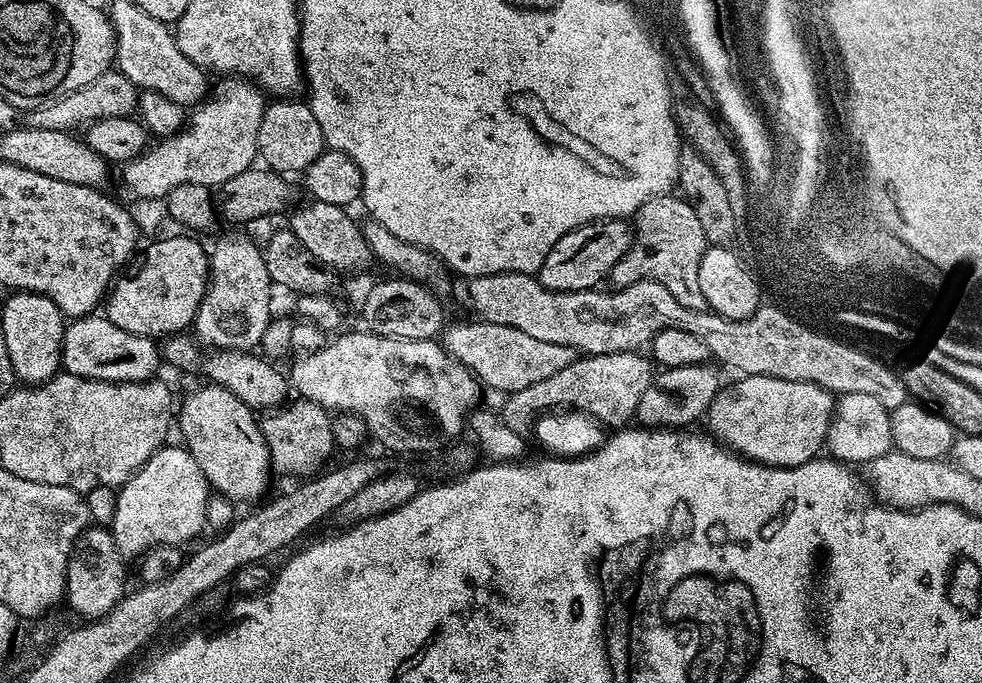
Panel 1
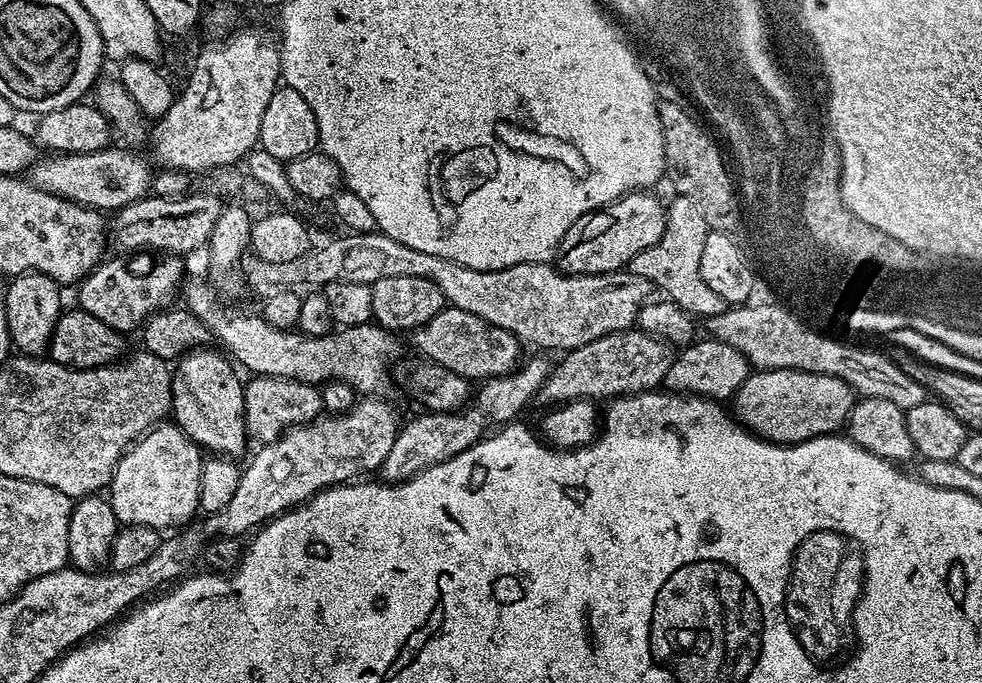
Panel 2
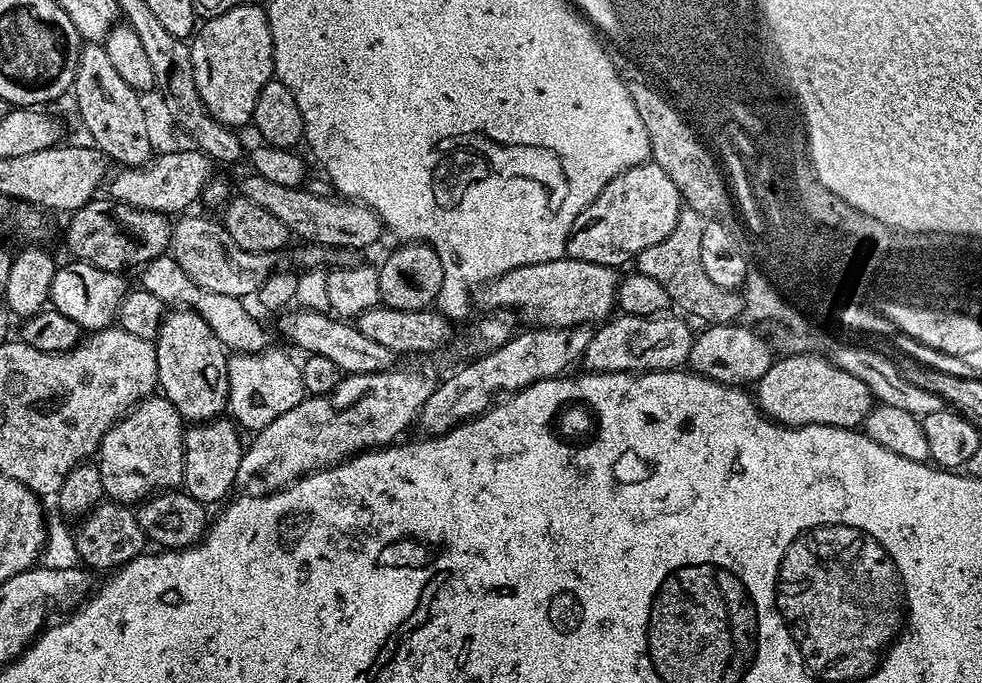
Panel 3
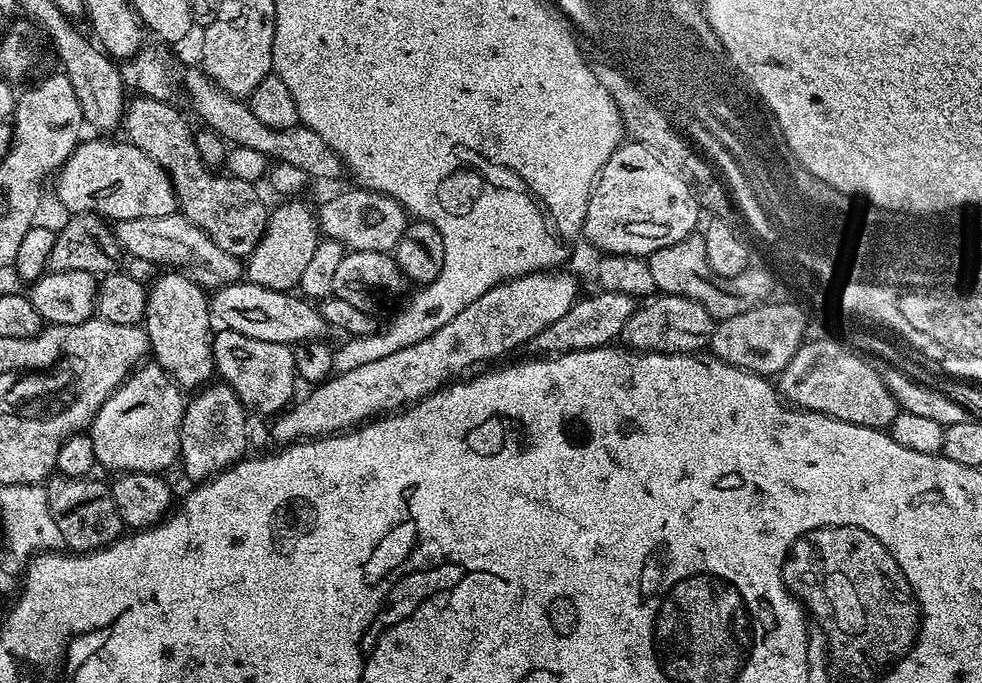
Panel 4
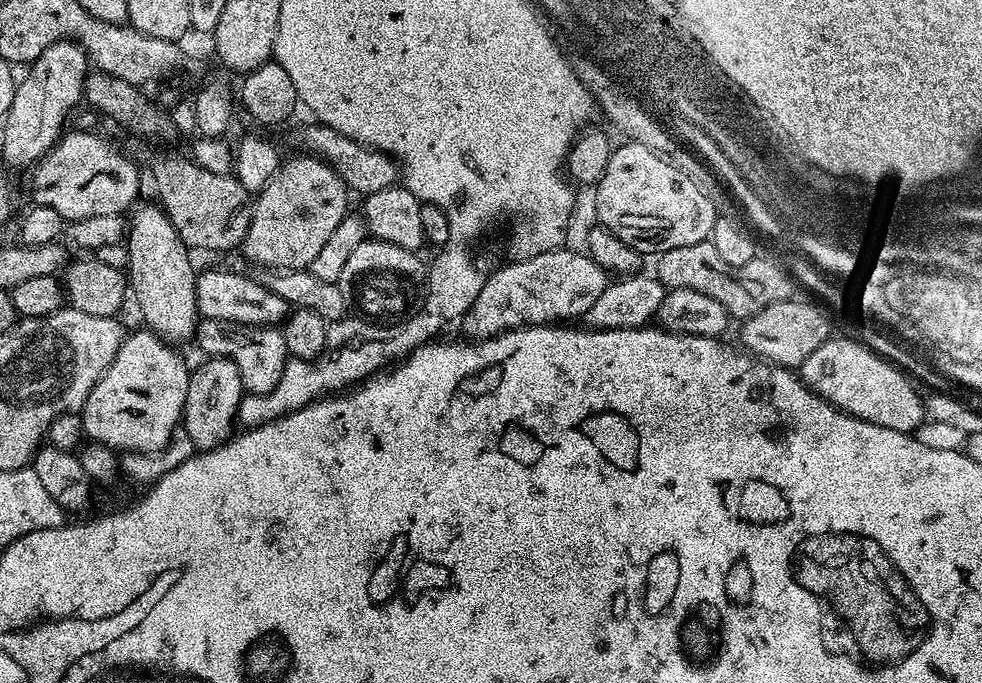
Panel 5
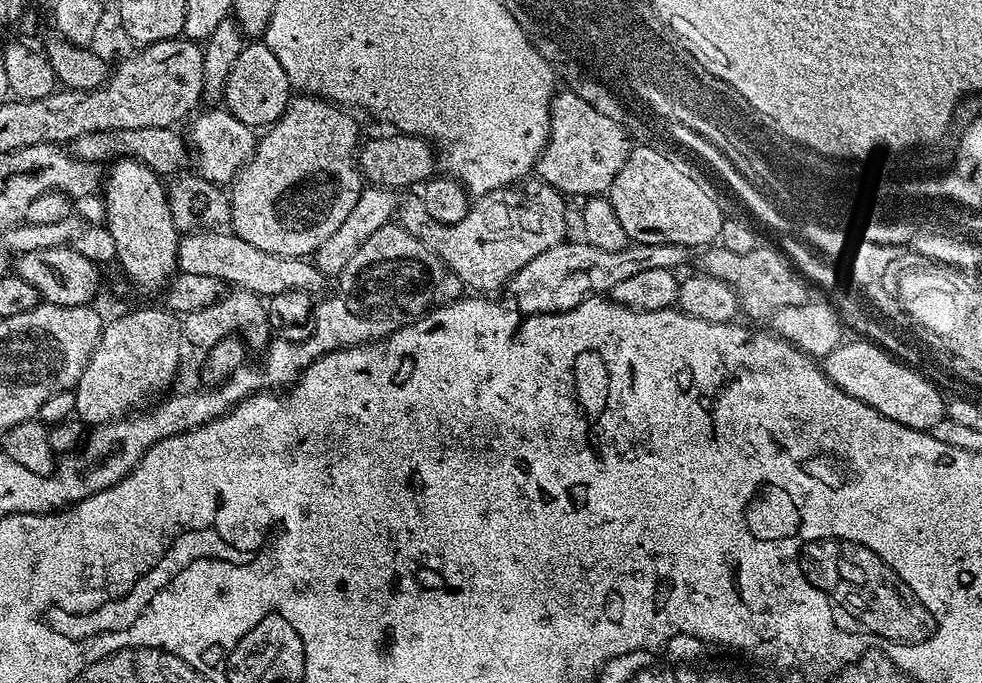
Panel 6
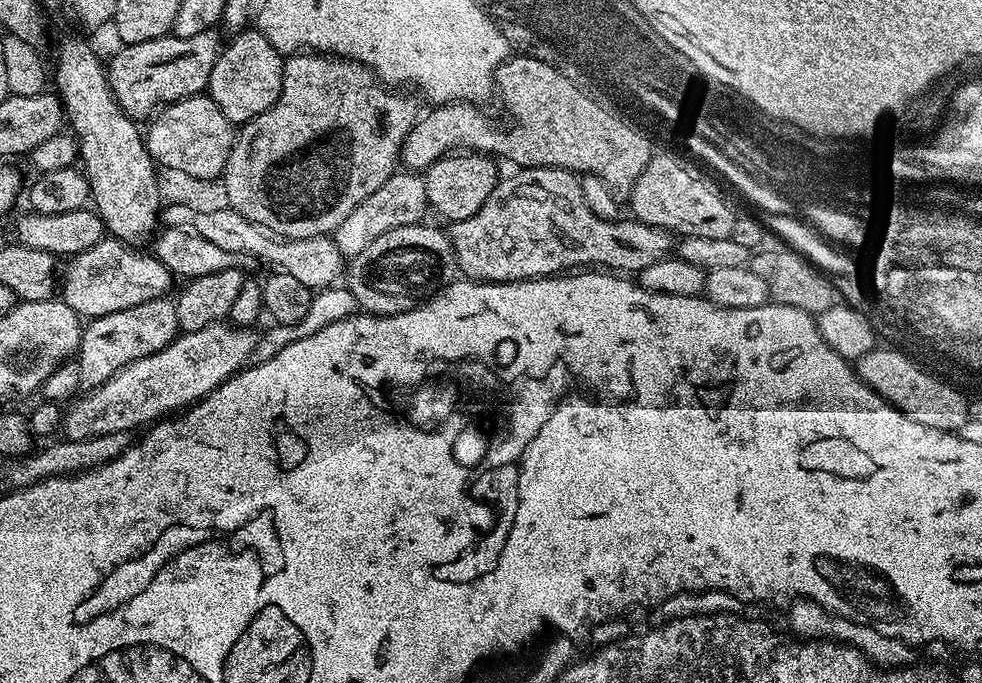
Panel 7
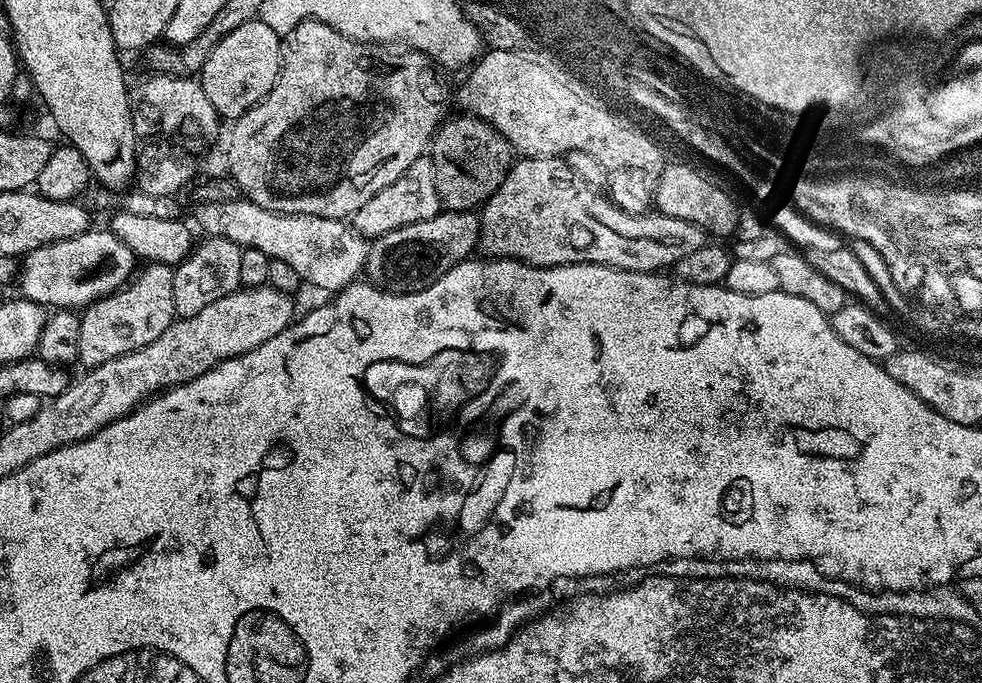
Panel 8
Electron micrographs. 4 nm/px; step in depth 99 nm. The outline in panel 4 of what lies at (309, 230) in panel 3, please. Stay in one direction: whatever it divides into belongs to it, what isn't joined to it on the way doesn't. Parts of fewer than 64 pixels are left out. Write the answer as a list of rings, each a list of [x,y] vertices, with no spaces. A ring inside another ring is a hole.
[[[352,186],[349,192],[340,192],[337,196],[332,196],[324,205],[319,205],[318,208],[318,219],[320,221],[320,231],[329,240],[337,240],[344,244],[345,249],[354,252],[386,252],[391,253],[398,246],[398,242],[402,238],[402,234],[408,229],[410,223],[410,217],[407,212],[404,211],[404,207],[399,204],[394,198],[390,198],[384,192],[372,192],[369,188],[362,188],[359,186]]]

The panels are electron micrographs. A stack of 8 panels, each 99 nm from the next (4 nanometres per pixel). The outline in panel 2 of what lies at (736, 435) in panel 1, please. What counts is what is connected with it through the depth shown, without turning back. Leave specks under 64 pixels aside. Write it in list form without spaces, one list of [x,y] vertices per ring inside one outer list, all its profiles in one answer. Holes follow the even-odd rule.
[[[756,370],[748,375],[736,395],[731,397],[730,408],[737,421],[757,436],[773,444],[802,444],[819,436],[839,433],[847,425],[852,415],[852,405],[857,399],[857,393],[852,391],[850,385],[842,382],[842,378],[834,378],[830,374],[814,374],[802,370]]]

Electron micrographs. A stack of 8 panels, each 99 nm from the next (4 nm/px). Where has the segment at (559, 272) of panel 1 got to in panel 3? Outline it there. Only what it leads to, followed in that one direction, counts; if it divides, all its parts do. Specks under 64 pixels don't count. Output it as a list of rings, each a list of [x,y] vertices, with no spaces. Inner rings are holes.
[[[645,162],[618,174],[578,214],[568,235],[567,255],[574,260],[594,262],[619,269],[620,264],[635,261],[646,246],[658,246],[674,230],[680,217],[682,199],[678,186],[653,162]]]

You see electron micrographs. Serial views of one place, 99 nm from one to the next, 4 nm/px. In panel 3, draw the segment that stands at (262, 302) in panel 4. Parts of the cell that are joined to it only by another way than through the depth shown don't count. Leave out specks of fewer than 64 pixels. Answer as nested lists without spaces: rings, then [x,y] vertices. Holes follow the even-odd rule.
[[[296,308],[283,313],[278,319],[279,330],[290,338],[307,355],[320,355],[334,362],[346,374],[358,375],[364,373],[388,372],[398,362],[398,354],[371,341],[362,334],[353,323],[344,321],[329,313],[306,311]],[[295,310],[294,312],[292,312]]]

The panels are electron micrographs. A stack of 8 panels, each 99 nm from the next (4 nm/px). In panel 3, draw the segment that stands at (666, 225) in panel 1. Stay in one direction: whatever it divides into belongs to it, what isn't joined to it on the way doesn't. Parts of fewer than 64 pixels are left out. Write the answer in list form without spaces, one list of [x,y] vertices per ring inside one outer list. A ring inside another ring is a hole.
[[[681,207],[680,217],[674,230],[658,246],[646,246],[635,258],[635,271],[654,278],[662,290],[666,290],[669,301],[677,304],[681,313],[697,316],[709,324],[730,324],[739,321],[744,310],[744,298],[739,291],[716,285],[702,267],[702,230],[705,219],[692,208]]]

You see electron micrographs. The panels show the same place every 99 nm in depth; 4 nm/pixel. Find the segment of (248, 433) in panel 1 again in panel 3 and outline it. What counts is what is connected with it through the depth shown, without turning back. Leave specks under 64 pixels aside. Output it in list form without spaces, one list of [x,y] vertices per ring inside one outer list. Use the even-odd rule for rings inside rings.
[[[177,307],[165,315],[160,335],[156,337],[156,357],[158,358],[159,391],[178,410],[178,414],[188,422],[215,420],[228,406],[228,358],[224,343],[206,326],[206,322],[191,308]]]

